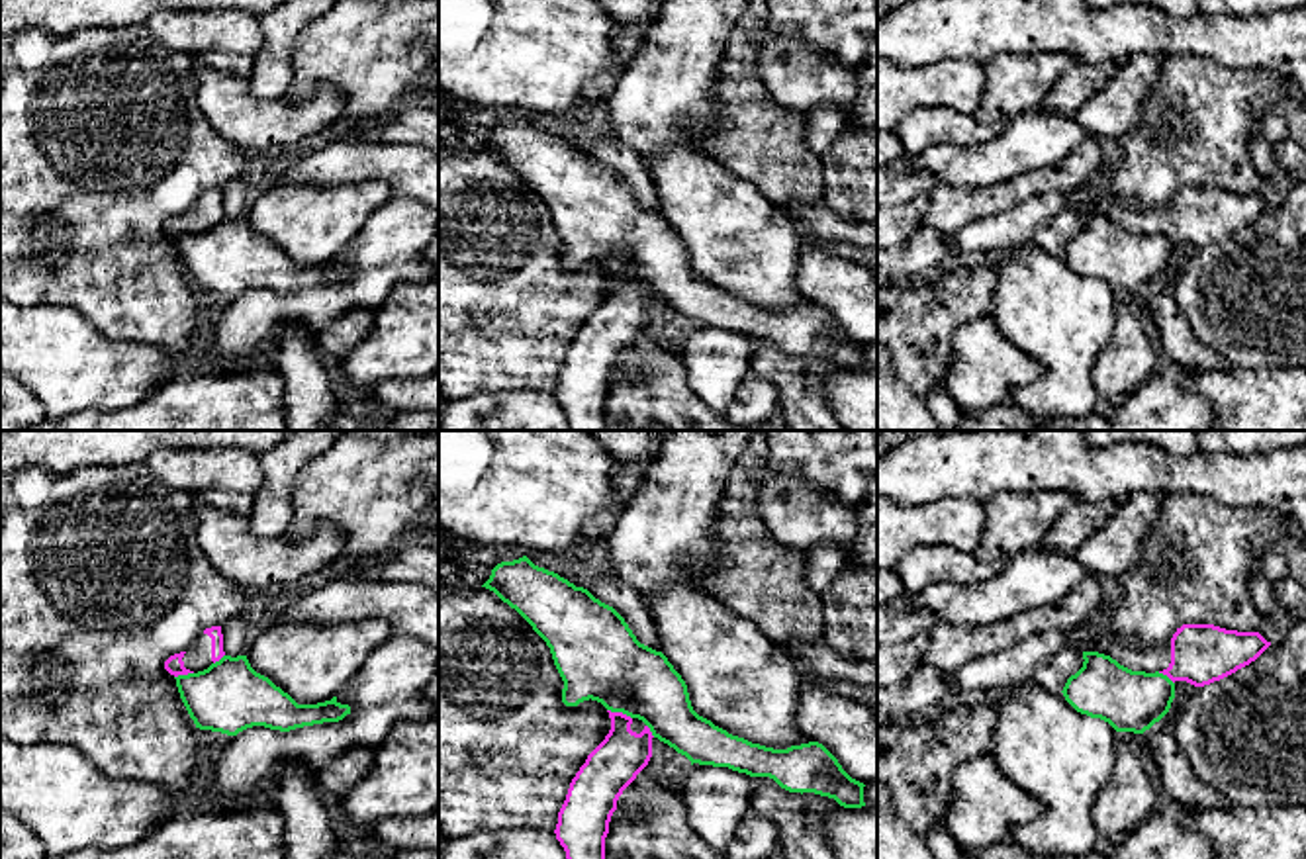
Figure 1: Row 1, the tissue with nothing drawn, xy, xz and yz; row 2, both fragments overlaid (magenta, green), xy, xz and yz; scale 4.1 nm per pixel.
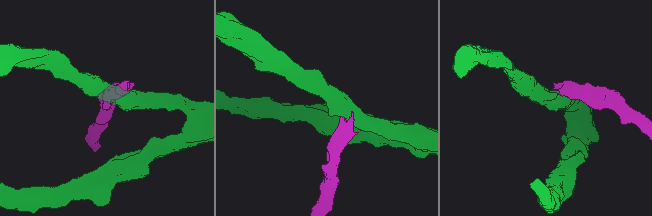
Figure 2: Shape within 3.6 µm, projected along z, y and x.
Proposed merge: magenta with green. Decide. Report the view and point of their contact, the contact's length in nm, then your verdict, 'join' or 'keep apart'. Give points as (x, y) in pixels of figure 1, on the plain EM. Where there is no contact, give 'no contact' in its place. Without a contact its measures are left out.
xz (619, 274) | 110 nm | keep apart

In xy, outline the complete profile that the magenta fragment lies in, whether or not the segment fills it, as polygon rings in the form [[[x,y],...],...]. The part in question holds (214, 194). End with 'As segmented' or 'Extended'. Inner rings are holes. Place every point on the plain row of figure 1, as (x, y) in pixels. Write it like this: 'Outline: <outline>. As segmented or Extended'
Outline: [[[211,188],[206,190],[186,213],[170,217],[164,223],[164,231],[174,239],[198,235],[219,223],[223,217],[221,188]]]. Extended

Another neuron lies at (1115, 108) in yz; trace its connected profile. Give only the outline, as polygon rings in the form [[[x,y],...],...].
[[[1138,53],[1116,65],[1116,72],[1075,113],[1087,135],[1128,135],[1140,123],[1143,102],[1159,80],[1159,65],[1151,55]]]

